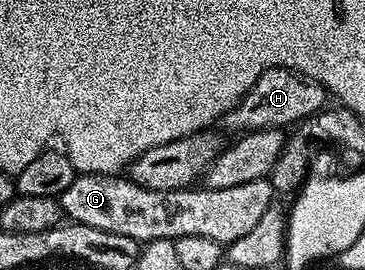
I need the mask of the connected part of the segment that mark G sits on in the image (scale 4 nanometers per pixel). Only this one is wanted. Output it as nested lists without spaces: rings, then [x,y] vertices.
[[[78,174],[60,194],[59,201],[61,213],[70,223],[131,236],[139,244],[150,242],[152,238],[174,239],[179,236],[207,236],[228,244],[239,240],[239,236],[251,232],[251,228],[259,224],[263,212],[274,205],[275,191],[268,178],[222,190],[186,188],[159,192],[143,188],[121,174]]]

